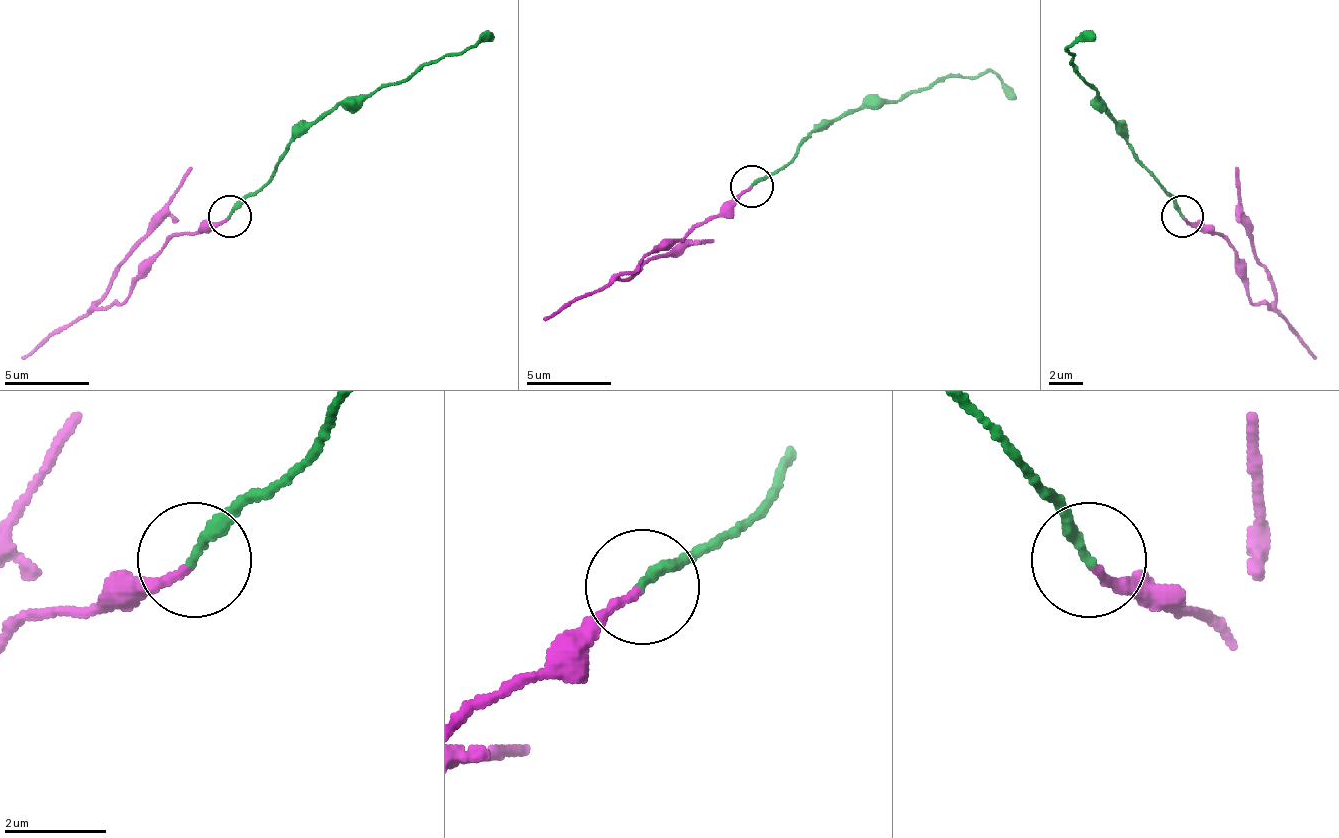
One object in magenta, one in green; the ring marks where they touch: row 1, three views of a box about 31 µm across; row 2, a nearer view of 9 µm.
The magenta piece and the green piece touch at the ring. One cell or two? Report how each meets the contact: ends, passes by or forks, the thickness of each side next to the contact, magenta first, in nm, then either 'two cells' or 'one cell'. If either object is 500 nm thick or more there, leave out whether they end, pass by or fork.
magenta ends | green ends | 150/200 nm | two cells

